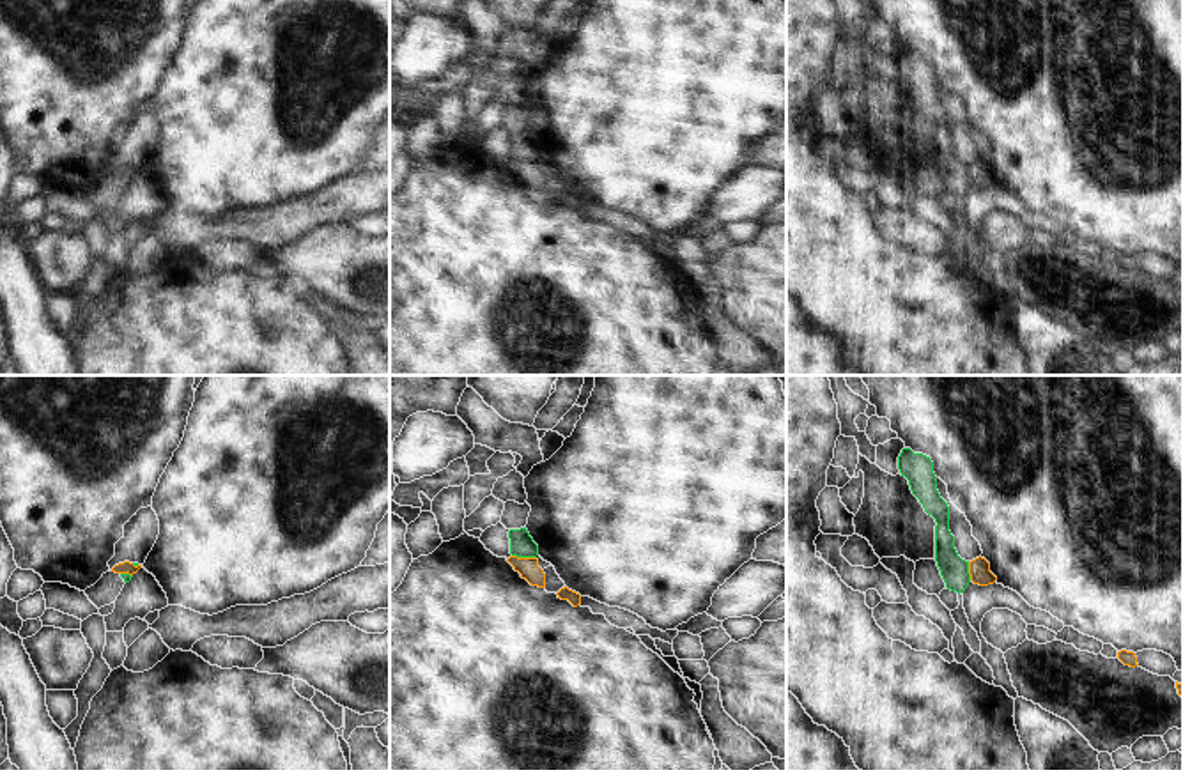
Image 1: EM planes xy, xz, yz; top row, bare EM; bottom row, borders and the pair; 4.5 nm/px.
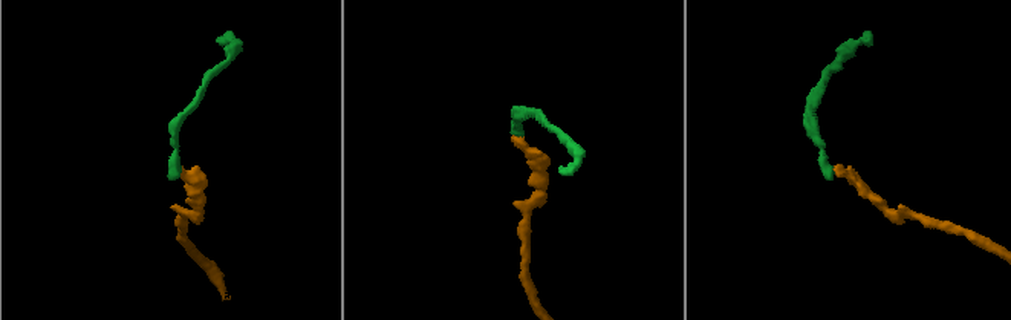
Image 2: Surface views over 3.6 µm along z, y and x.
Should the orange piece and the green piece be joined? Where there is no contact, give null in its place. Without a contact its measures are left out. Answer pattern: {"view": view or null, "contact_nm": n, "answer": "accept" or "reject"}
{"view": "xz", "contact_nm": 110, "answer": "reject"}

